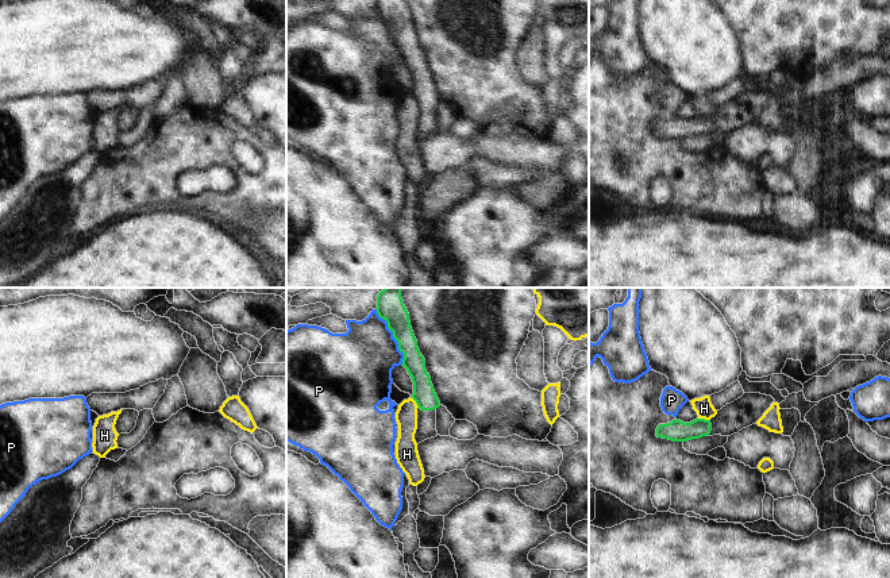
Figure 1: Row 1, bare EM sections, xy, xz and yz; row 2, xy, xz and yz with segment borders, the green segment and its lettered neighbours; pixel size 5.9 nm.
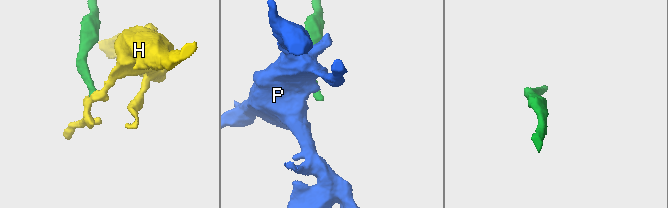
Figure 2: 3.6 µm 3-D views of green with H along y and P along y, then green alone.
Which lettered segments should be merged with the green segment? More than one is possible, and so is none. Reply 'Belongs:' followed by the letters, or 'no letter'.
Belongs: no letter

